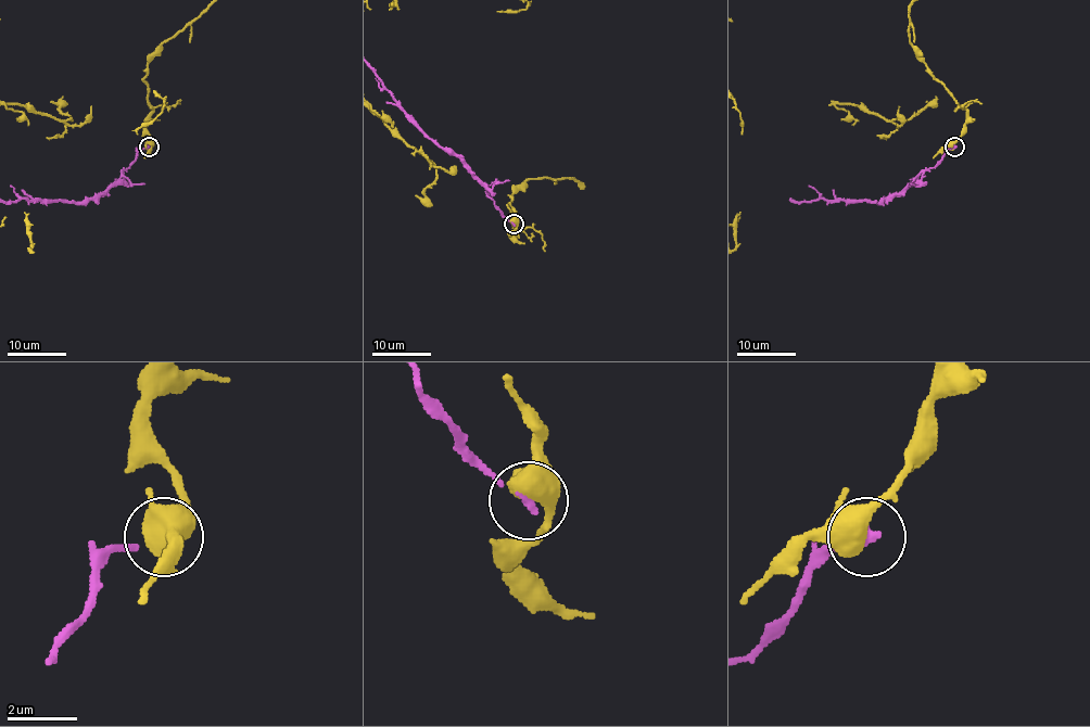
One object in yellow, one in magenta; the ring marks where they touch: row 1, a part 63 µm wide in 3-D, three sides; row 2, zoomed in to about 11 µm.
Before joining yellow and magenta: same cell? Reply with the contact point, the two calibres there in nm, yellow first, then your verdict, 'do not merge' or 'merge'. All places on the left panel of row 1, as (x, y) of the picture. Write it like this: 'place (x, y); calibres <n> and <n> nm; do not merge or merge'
place (149, 147); calibres 550 and 200 nm; do not merge

